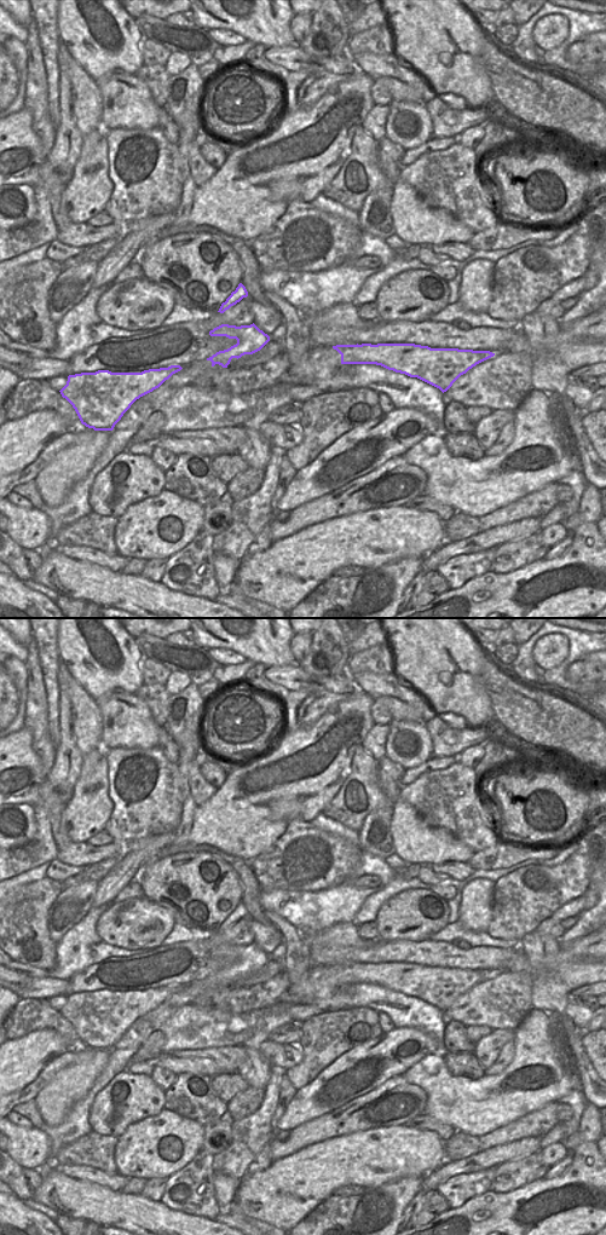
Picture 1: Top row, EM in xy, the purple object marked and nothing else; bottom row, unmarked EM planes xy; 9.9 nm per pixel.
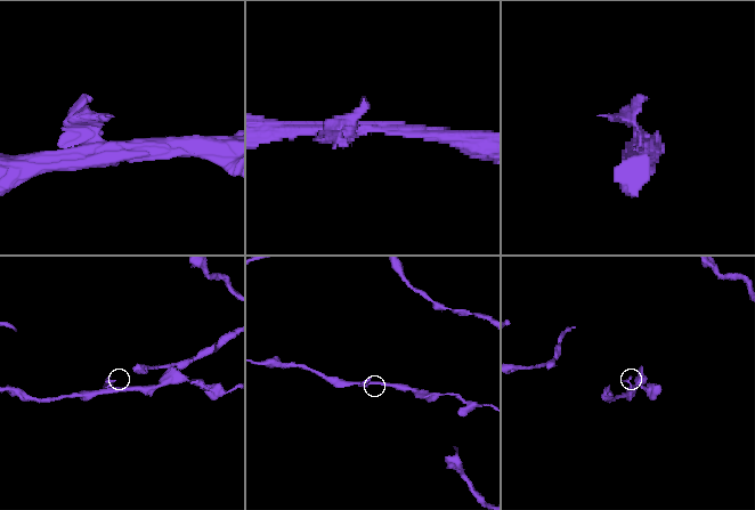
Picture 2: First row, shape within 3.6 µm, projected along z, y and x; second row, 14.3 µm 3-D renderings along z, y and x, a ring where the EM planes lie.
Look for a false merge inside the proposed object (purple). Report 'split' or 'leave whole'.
leave whole

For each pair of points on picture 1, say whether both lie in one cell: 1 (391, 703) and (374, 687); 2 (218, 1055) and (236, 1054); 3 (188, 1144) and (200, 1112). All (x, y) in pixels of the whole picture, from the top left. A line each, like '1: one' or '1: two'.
1: two
2: one
3: two

